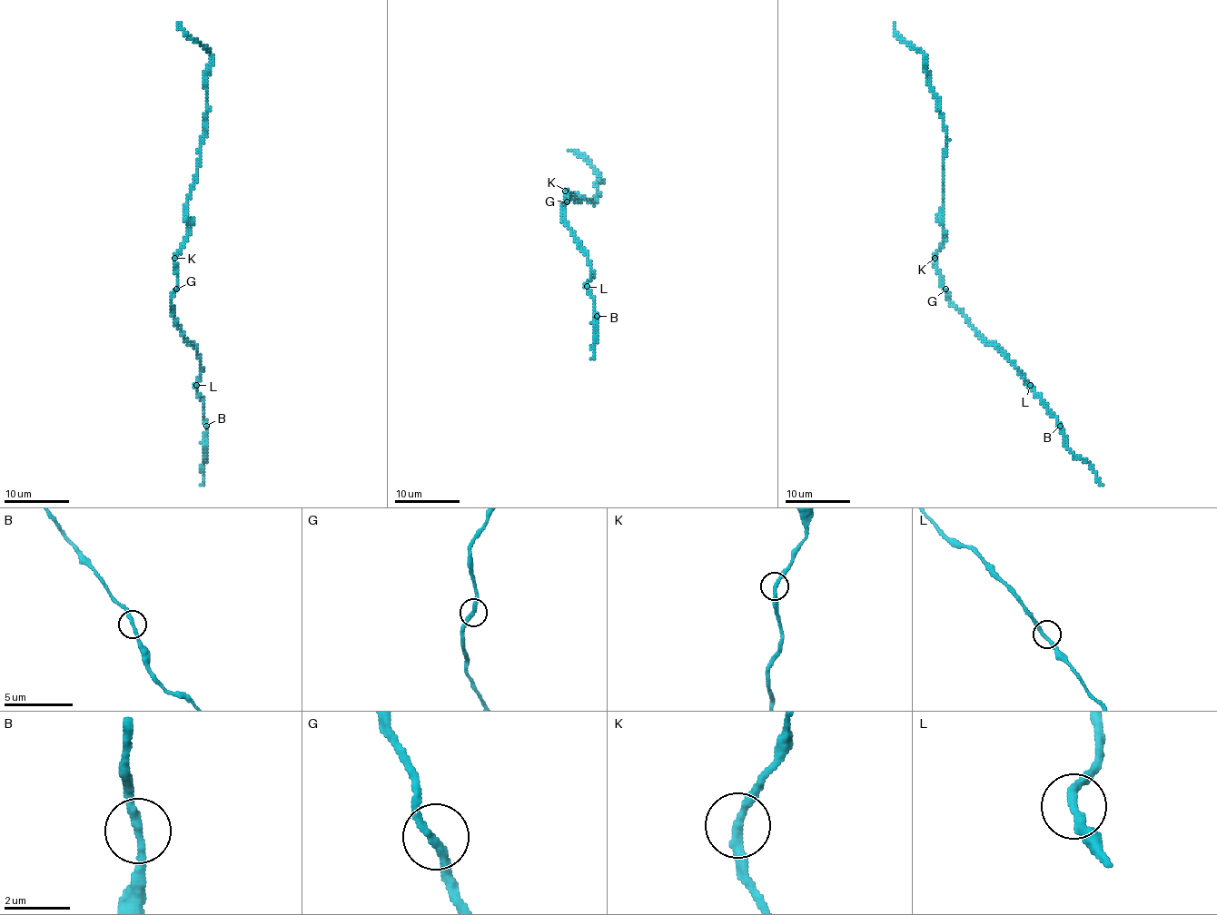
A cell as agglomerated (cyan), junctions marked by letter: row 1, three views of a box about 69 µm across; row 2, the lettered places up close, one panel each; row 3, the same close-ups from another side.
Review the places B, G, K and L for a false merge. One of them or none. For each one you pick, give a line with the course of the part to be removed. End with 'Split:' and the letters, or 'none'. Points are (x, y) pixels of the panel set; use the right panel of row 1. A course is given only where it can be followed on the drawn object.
Split: none

